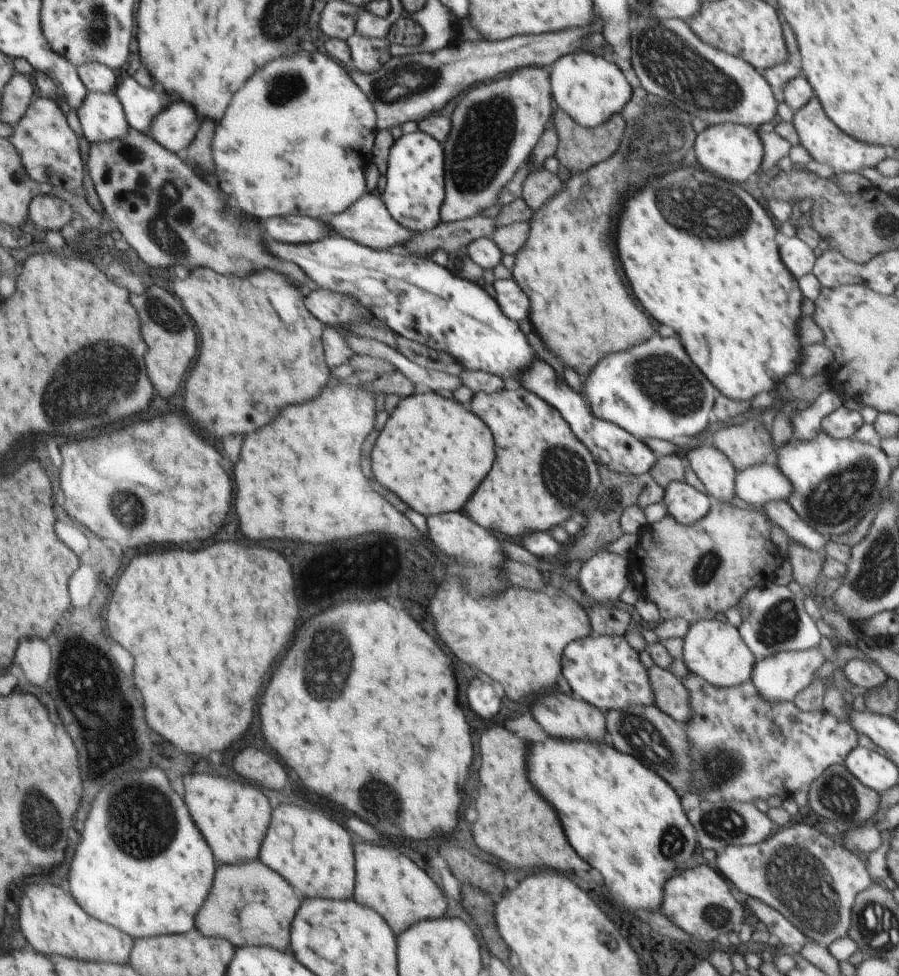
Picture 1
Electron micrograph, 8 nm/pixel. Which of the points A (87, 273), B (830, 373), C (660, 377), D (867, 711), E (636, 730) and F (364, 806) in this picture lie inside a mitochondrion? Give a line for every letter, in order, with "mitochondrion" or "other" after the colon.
A: other
B: other
C: mitochondrion
D: other
E: mitochondrion
F: mitochondrion

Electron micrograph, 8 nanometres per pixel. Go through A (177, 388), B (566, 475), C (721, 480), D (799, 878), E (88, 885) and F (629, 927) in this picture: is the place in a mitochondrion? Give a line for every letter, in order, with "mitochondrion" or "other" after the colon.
A: other
B: mitochondrion
C: other
D: mitochondrion
E: other
F: other

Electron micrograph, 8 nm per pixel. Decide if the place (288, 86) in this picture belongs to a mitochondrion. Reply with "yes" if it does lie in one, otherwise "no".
yes

